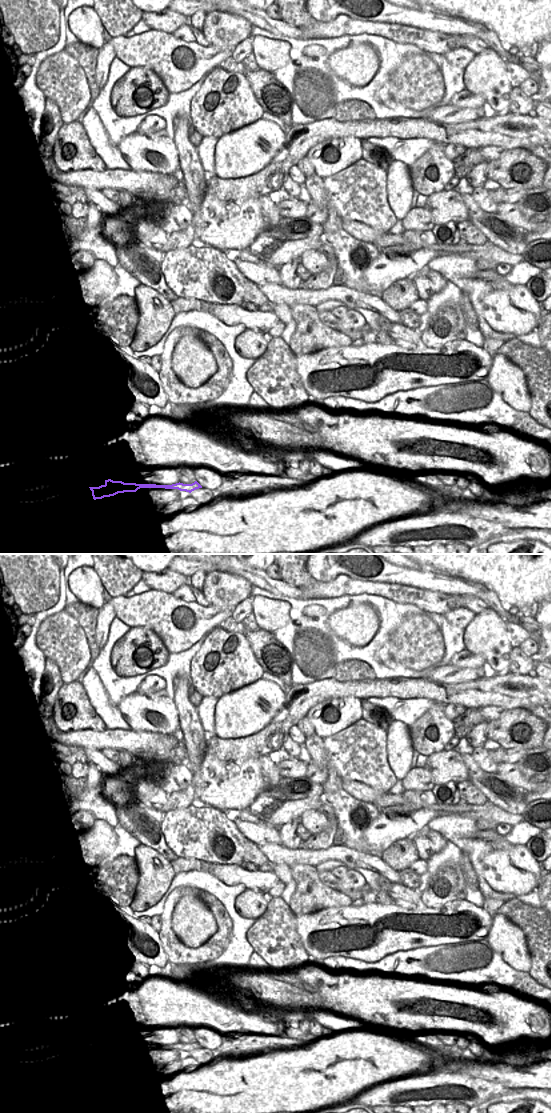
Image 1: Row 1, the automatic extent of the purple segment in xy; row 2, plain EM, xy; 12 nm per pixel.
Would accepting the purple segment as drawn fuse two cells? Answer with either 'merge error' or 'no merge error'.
merge error

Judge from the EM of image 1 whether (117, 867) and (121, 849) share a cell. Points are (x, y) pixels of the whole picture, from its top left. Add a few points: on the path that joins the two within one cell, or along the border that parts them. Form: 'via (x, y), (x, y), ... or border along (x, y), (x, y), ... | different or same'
border along (133, 856), (118, 855), (107, 863), (99, 865) | different

